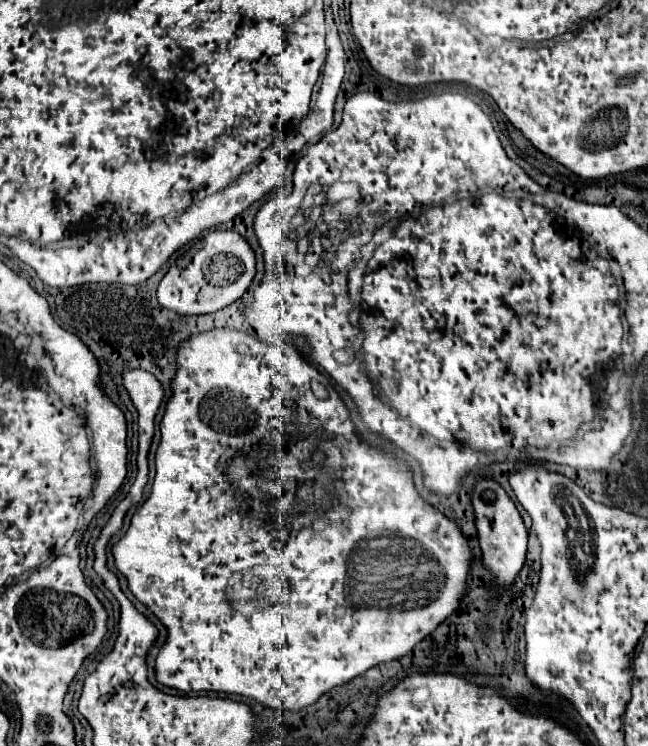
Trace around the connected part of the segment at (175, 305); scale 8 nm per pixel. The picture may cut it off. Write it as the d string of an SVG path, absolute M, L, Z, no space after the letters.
M219 229L211 231L203 239L205 247L195 253L187 267L173 265L161 279L157 299L163 307L179 315L205 315L215 313L229 303L241 299L255 277L255 253L249 243L235 231Z

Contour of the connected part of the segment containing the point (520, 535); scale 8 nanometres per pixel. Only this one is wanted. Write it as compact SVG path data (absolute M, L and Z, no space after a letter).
M479 477L475 481L473 493L471 493L471 505L475 511L475 527L477 527L477 539L483 551L483 563L495 573L495 587L507 589L525 563L527 529L523 525L523 519L515 503L511 501L511 497L495 479Z

